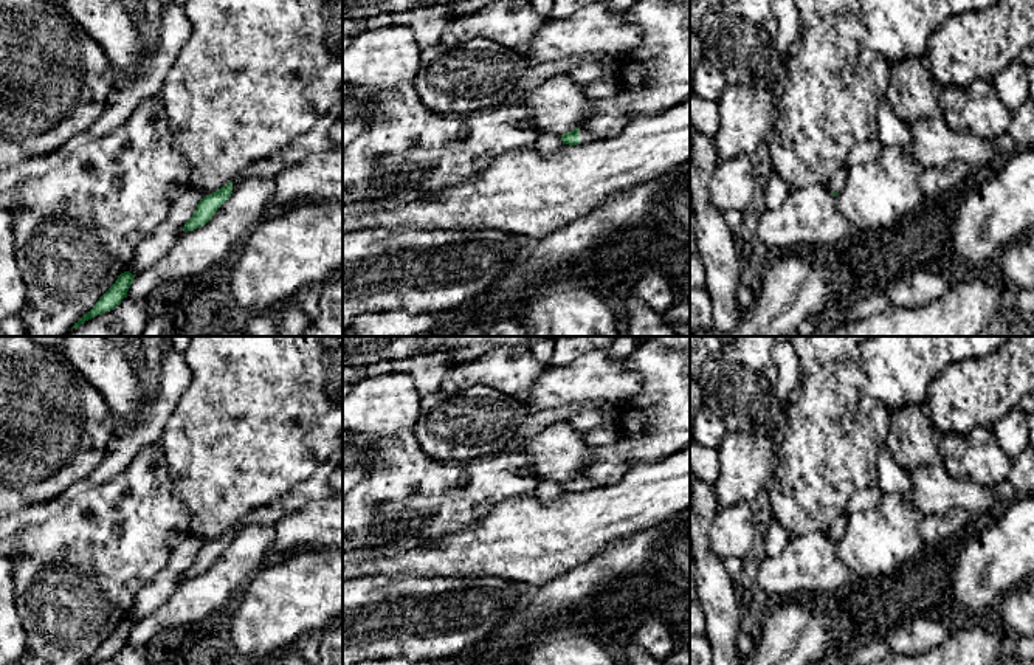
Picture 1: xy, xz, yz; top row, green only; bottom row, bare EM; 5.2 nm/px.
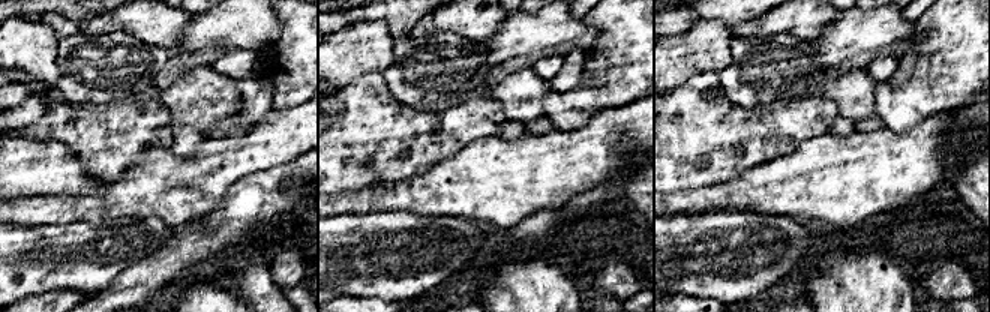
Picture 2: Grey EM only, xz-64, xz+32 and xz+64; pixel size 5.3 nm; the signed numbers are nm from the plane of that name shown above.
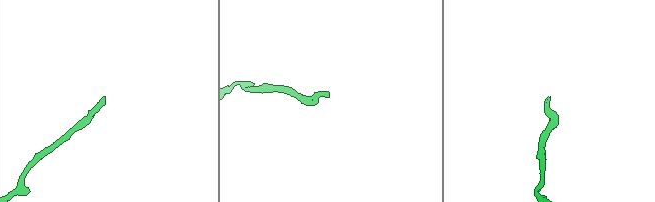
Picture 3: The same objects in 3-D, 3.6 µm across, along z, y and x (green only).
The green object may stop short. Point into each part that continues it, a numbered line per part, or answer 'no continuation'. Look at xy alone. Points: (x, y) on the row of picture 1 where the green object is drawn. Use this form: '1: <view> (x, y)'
1: xy (317, 140)

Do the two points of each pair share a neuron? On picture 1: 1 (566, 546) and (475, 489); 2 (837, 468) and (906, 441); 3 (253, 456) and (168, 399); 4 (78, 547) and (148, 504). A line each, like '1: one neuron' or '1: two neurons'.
1: two neurons
2: two neurons
3: two neurons
4: one neuron

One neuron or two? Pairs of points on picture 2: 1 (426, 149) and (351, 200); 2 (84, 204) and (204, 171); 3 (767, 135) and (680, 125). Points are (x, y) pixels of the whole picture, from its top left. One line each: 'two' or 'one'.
1: two
2: one
3: one

